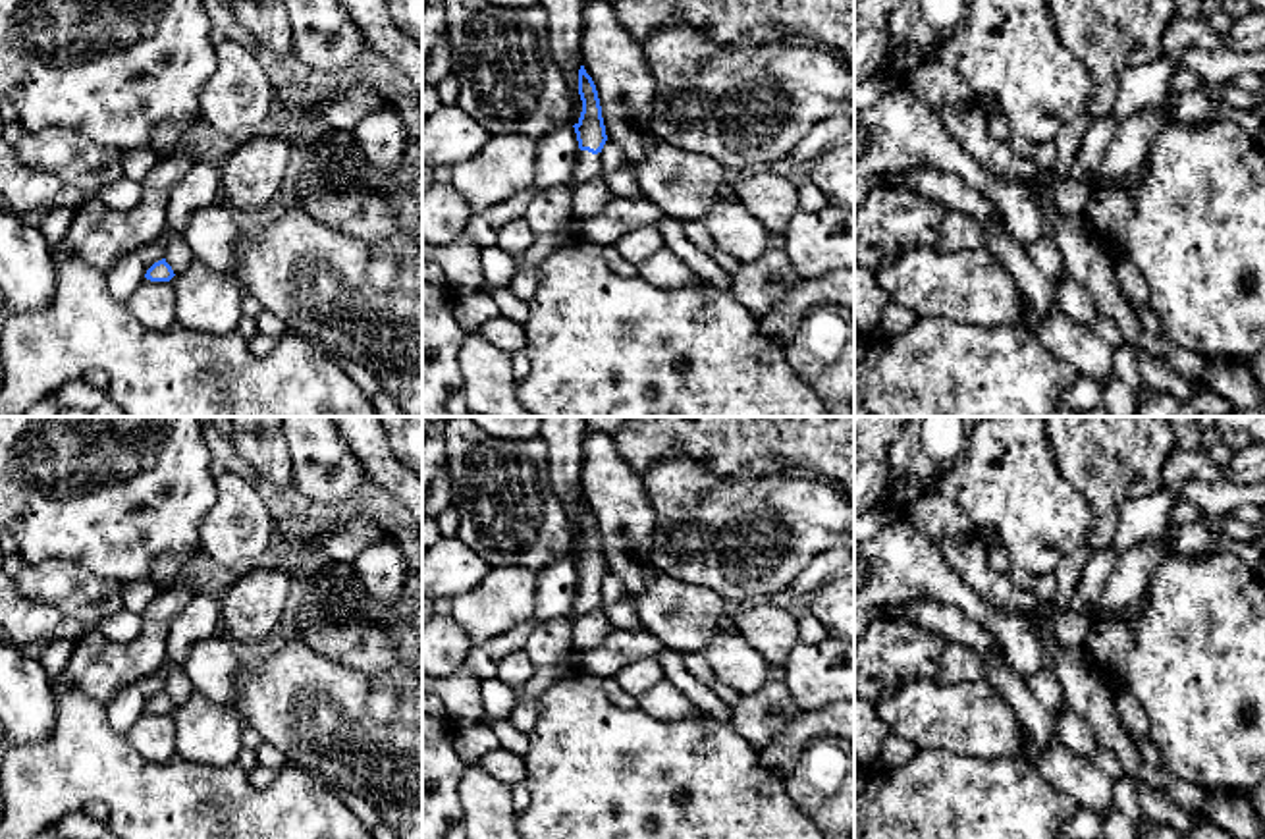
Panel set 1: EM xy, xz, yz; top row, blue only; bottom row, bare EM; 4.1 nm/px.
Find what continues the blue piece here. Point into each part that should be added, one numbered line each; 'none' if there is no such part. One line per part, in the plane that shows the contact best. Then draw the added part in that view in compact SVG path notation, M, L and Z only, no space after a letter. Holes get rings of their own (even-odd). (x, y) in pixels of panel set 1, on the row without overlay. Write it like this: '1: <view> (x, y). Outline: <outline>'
1: xz (587, 598). Outline: M579 582L573 609L571 609L571 621L579 615L584 615L592 609L602 608L602 584L592 586L588 582Z

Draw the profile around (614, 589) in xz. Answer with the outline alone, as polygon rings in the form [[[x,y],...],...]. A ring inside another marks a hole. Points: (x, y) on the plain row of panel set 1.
[[[607,571],[602,581],[602,608],[611,608],[625,598],[629,598],[625,582],[621,581],[621,577]]]

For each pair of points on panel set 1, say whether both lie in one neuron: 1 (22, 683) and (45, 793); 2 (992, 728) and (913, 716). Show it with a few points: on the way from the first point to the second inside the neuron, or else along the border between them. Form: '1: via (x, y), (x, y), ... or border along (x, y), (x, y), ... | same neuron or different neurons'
1: border along (53, 701), (54, 730), (45, 739), (20, 747) | different neurons
2: via (972, 718), (932, 716) | same neuron

